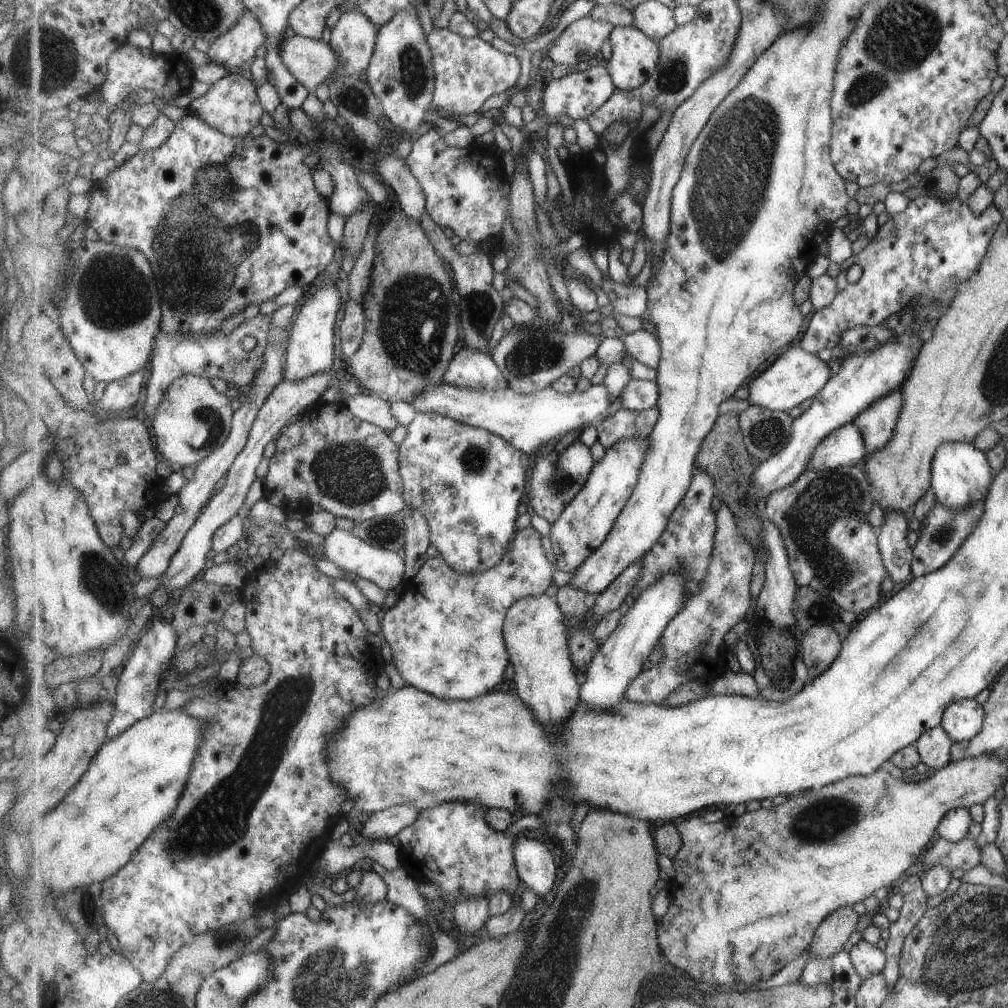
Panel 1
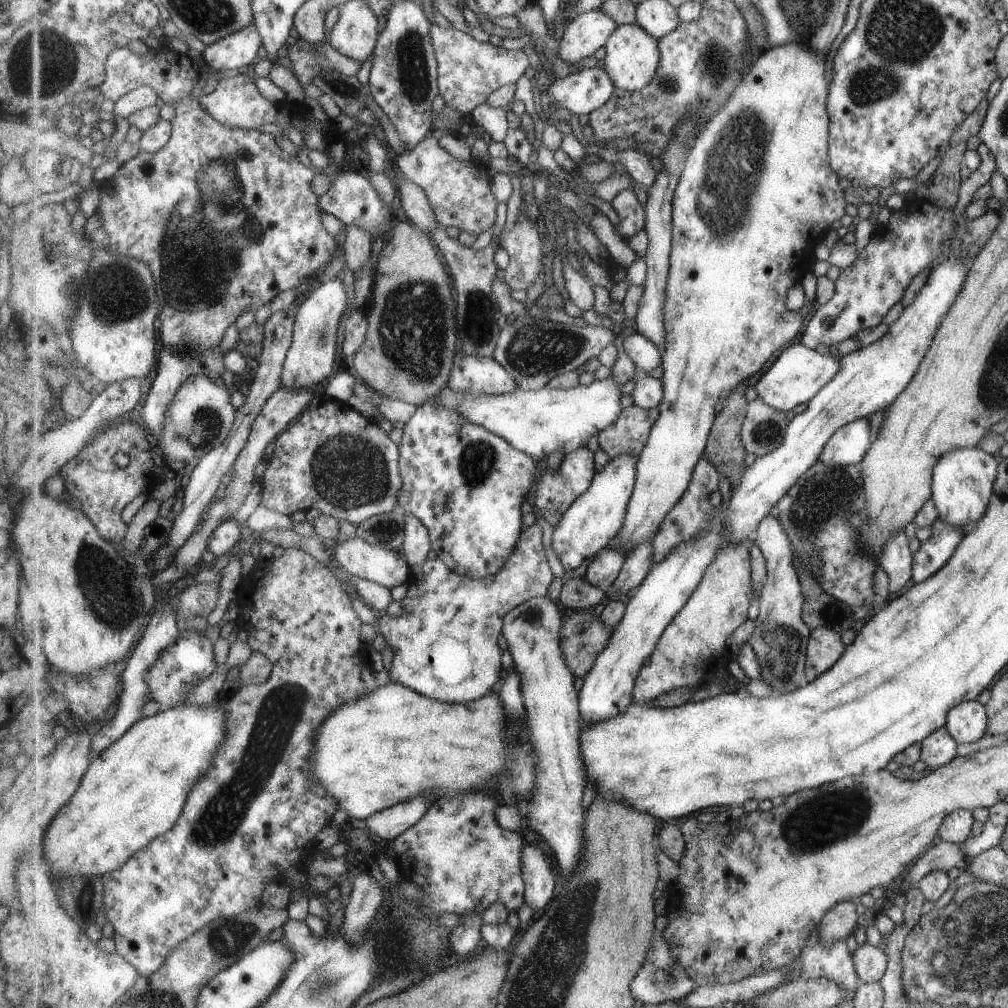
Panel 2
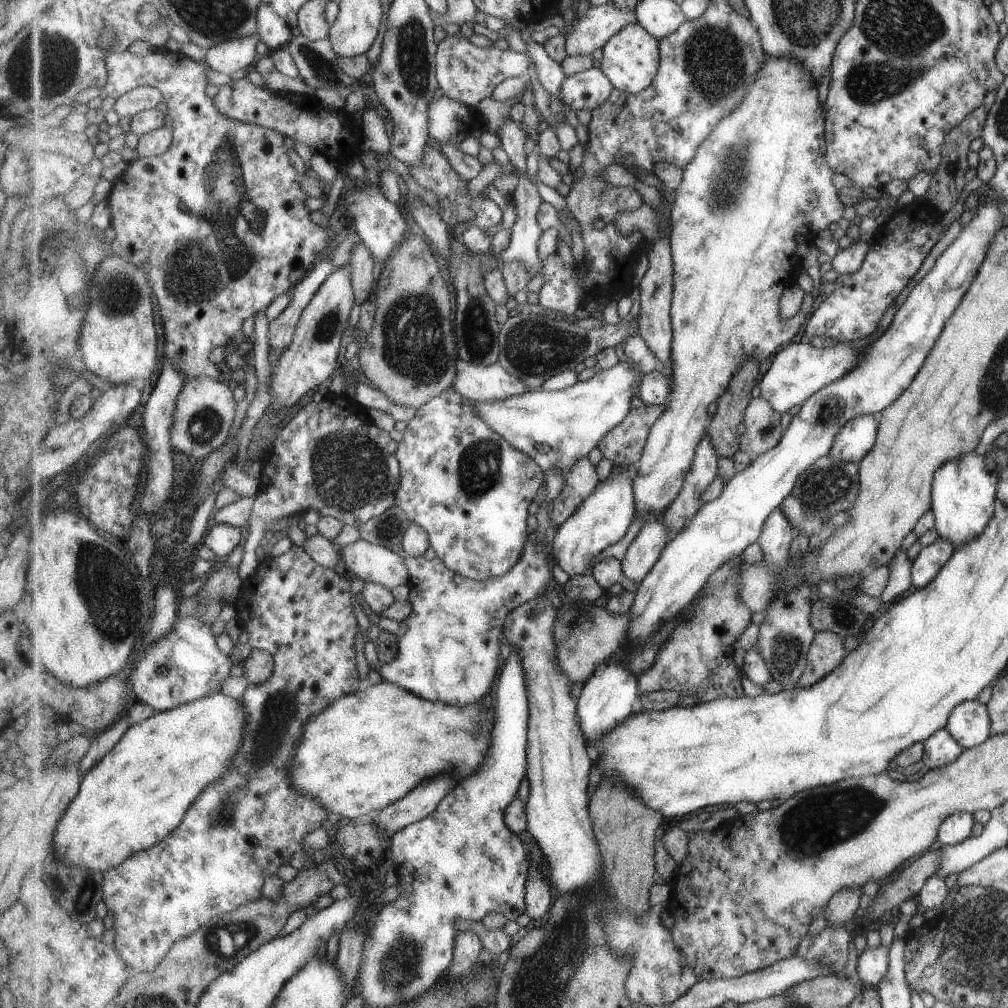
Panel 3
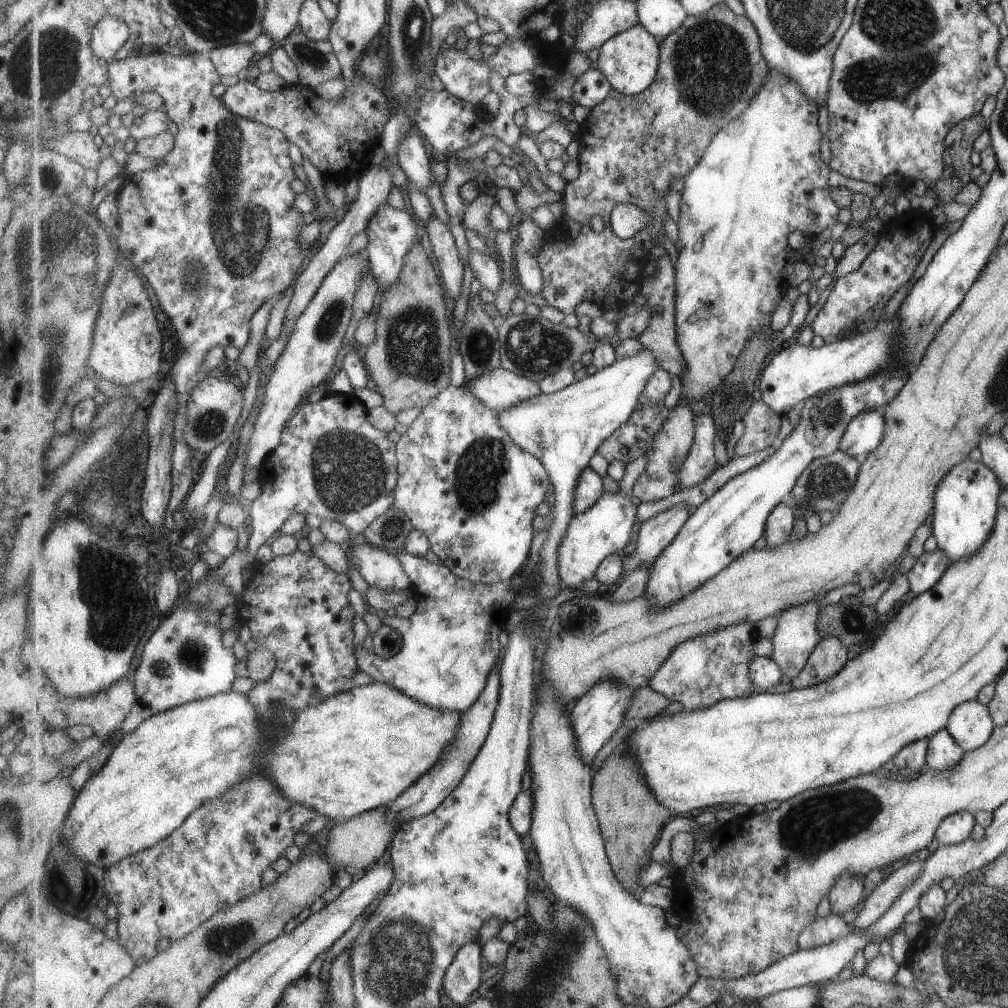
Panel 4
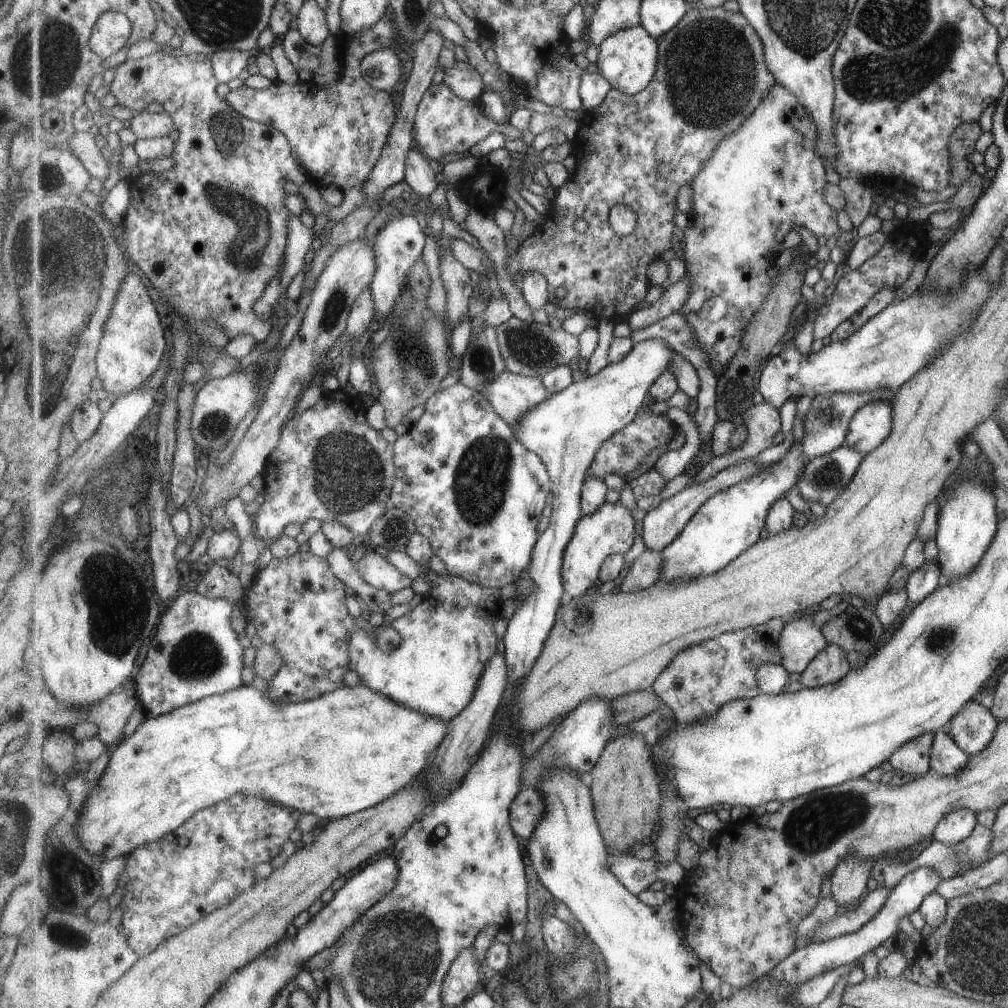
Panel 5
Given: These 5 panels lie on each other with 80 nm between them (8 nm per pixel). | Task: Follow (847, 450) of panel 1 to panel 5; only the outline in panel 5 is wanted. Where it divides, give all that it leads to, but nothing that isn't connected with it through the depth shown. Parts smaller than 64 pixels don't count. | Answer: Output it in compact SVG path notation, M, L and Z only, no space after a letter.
M871 400L851 418L843 444L859 450L865 456L890 435L893 419L889 400Z

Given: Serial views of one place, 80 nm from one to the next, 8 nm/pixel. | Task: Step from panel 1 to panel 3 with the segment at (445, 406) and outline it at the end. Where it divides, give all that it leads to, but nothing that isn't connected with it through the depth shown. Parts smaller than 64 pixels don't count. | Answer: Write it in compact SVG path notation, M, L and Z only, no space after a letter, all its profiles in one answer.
M619 361L619 364L616 364L613 368L602 370L589 380L579 380L573 386L558 391L547 391L541 388L503 400L475 403L474 407L478 415L491 428L494 428L503 438L510 441L516 449L534 457L542 465L544 471L548 472L548 470L551 470L551 466L555 466L560 469L562 476L565 477L579 459L587 456L610 430L613 430L626 419L632 409L633 383L637 382L637 378L641 378L637 385L639 390L643 375L645 373L640 370L639 366L635 370L635 367L629 362Z

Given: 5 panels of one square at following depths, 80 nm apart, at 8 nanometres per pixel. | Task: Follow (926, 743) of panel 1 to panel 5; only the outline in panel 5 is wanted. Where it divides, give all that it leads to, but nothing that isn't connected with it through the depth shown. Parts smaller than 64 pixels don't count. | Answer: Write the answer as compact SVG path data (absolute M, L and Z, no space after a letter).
M946 729L939 730L934 736L930 748L930 769L939 776L951 776L957 770L963 770L968 756L957 748Z

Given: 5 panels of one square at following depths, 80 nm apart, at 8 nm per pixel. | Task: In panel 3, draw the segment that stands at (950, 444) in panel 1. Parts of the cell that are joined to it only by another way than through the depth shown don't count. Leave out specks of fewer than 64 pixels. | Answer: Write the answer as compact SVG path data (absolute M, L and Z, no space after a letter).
M969 451L957 458L946 460L935 472L930 490L934 528L939 537L947 539L954 546L954 550L981 533L993 516L998 469L991 455Z

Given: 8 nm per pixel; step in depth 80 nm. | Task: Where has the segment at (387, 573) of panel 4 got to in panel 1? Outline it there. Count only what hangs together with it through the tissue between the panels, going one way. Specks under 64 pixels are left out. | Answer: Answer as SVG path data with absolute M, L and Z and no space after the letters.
M336 528L329 536L324 537L323 551L330 561L337 563L343 570L353 571L361 578L374 582L383 590L397 588L406 584L406 559L400 552L376 547L359 538L352 530Z

